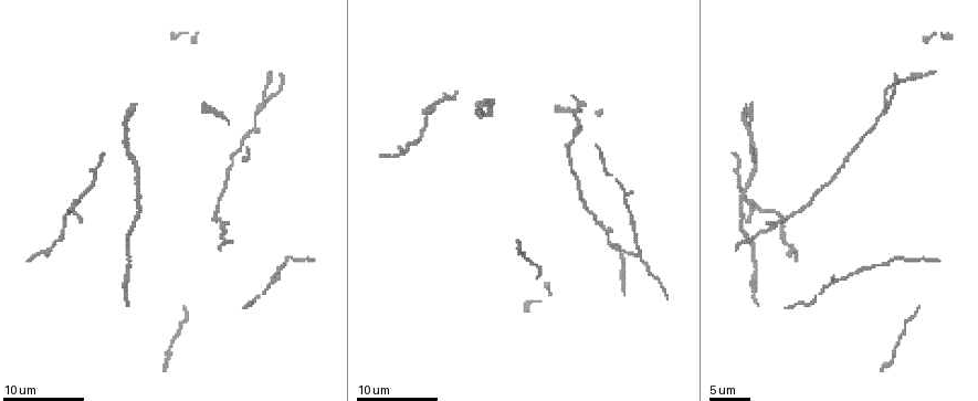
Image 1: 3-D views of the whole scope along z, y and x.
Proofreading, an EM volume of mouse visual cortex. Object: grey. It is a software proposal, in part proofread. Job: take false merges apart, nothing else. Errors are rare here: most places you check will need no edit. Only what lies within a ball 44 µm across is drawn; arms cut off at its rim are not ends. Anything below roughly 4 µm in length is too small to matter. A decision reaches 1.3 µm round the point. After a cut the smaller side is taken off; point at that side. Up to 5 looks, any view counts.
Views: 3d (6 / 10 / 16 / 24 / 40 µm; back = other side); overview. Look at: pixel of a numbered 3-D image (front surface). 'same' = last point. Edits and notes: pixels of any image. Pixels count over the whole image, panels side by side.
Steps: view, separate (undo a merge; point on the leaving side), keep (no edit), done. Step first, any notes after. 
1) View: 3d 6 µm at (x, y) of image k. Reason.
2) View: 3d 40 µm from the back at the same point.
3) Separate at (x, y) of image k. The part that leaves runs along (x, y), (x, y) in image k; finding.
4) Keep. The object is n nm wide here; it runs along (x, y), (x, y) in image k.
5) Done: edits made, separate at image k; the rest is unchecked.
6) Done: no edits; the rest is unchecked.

View: 3d 10 µm at (266, 104) of image 1. Two arms in line, one across.

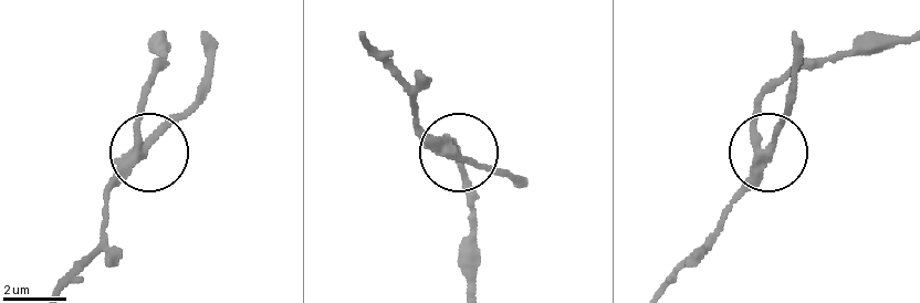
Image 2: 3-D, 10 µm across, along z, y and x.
Separate at (161, 126) of image 2. The object is 260 nm wide here; the part that leaves runs along (131, 160), (197, 96), (207, 65), (201, 35) in image 2; a second neuron is stuck on.

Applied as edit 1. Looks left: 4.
View: 3d 10 µm at (904, 325) of image 1. A narrow waist.

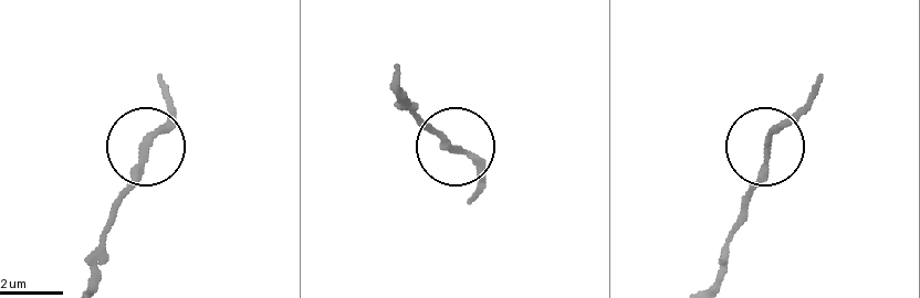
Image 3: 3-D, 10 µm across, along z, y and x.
Keep. The object is 200 nm wide here; one neuron here.

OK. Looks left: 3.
View: 3d 16 µm at (214, 218) of image 1.

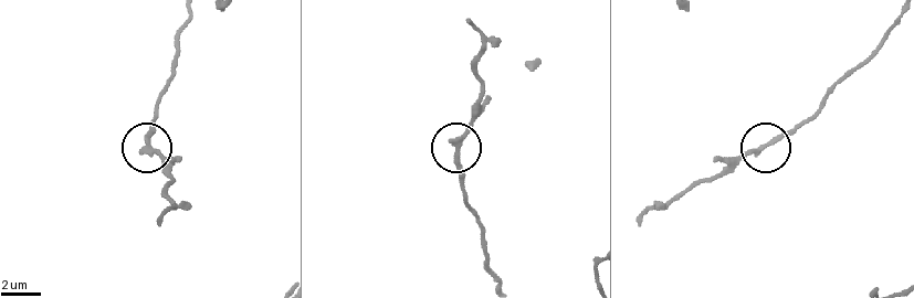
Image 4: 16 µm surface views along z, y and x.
Keep. It runs along (169, 195), (169, 168), (146, 145), (150, 120) in image 4; continuous, no second neuron.

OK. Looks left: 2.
Done: edits made, separate at image 2; the rest is unchecked.

